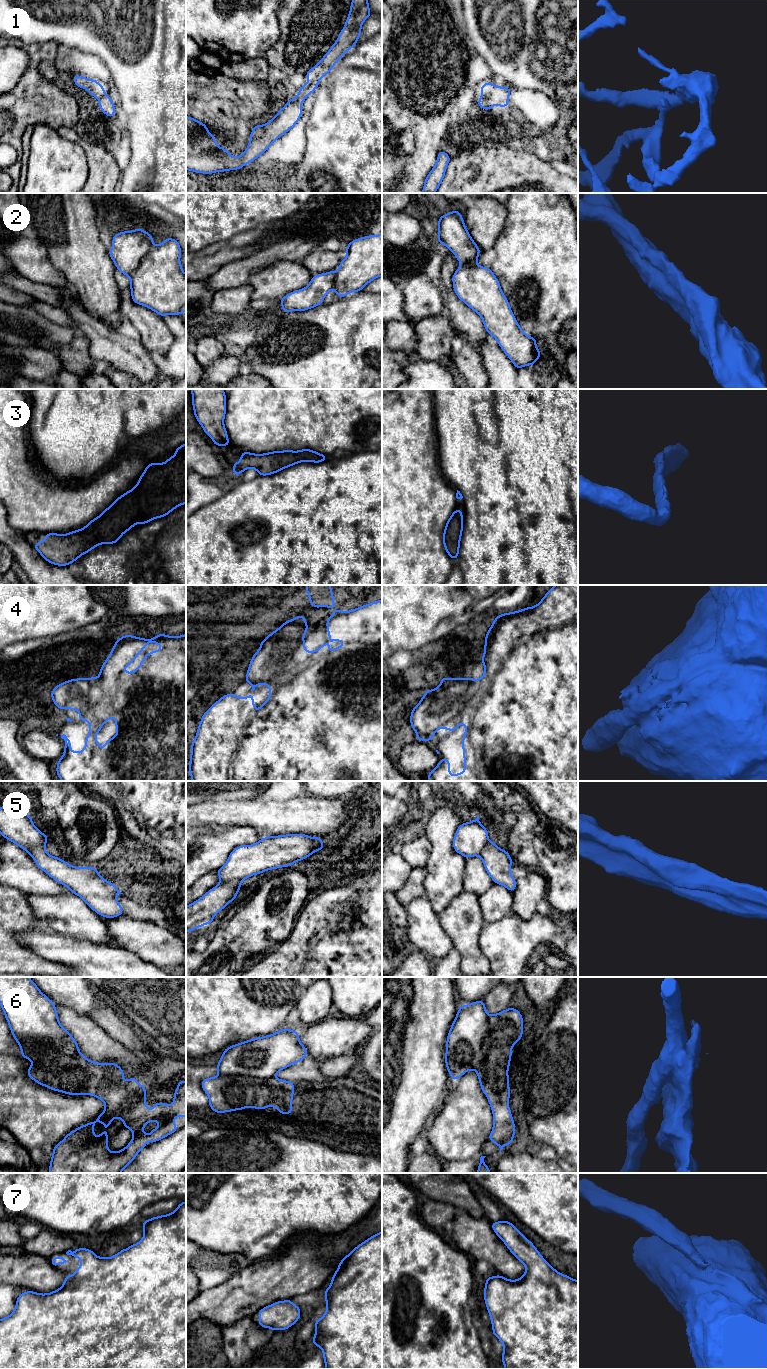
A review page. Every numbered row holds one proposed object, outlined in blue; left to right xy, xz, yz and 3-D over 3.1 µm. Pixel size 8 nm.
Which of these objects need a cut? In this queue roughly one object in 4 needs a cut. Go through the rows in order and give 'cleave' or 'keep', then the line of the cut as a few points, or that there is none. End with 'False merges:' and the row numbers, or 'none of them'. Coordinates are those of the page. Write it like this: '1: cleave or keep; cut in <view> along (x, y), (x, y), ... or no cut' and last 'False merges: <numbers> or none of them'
1: keep; no cut
2: keep; no cut
3: keep; no cut
4: cleave; cut in yz along (460, 684), (462, 692), (460, 710), (438, 727)
5: keep; no cut
6: cleave; cut in xy along (18, 1042), (49, 1043), (50, 1064), (79, 1053)
7: keep; no cut
False merges: 4, 6

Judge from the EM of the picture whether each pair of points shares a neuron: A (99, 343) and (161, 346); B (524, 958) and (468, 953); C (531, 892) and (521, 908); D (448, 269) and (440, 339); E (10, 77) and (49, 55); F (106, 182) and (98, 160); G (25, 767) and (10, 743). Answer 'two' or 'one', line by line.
A: two
B: two
C: one
D: two
E: two
F: one
G: one

